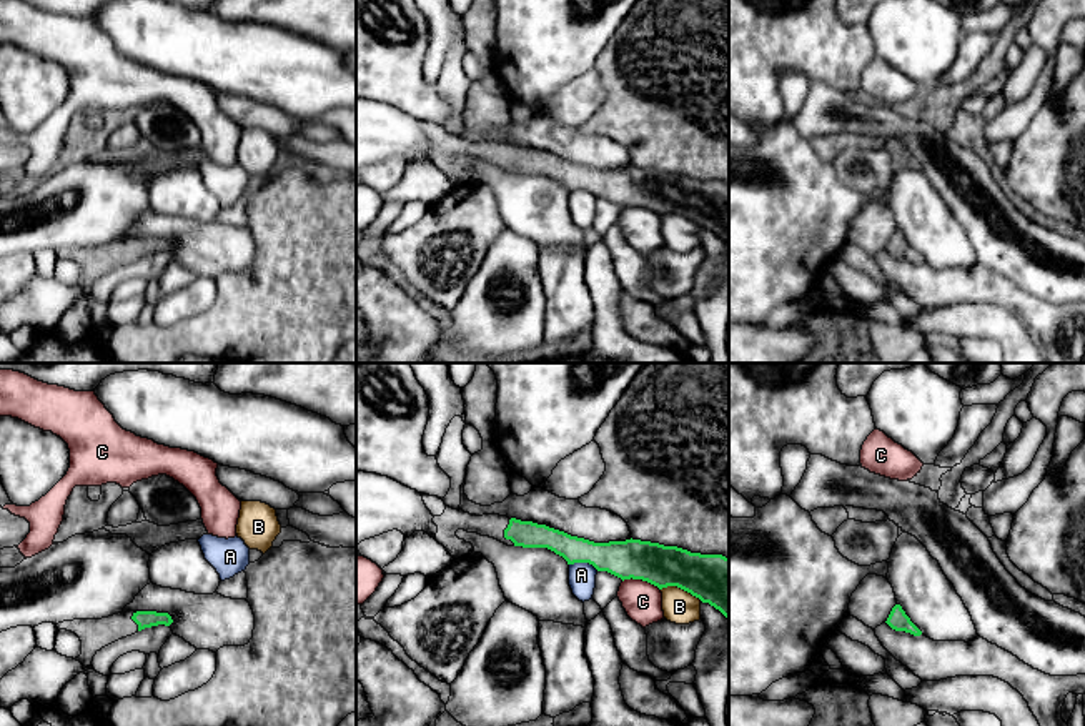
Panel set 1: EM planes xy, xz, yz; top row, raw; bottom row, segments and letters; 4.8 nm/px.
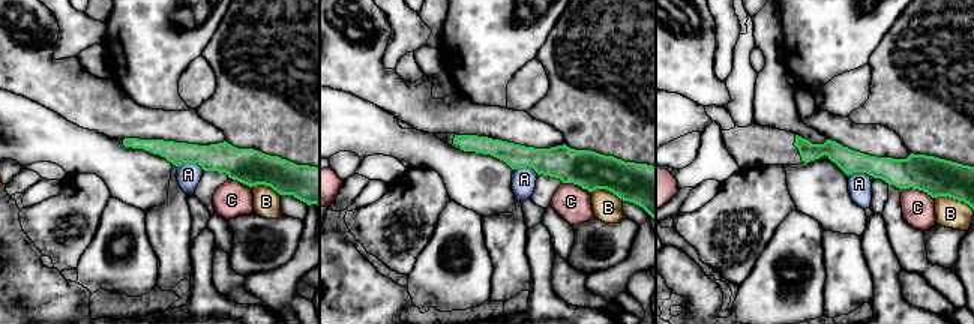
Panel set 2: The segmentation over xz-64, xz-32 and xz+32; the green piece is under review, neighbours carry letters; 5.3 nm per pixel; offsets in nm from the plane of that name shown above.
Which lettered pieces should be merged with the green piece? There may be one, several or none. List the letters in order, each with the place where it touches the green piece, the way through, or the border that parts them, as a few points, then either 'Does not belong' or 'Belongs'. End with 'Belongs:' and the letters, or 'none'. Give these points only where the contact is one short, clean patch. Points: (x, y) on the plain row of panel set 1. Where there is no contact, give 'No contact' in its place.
A: Touches green at xz (584, 188). Boundary: xz (569, 190), (591, 190), (598, 197). Does not belong
B: Touches green at xz (681, 215). Does not belong
C: Touches green at xz (641, 205). Boundary: xz (623, 207), (646, 207), (659, 217). Does not belong
Belongs: none

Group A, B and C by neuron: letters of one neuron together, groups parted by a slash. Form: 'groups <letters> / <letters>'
groups A / B / C

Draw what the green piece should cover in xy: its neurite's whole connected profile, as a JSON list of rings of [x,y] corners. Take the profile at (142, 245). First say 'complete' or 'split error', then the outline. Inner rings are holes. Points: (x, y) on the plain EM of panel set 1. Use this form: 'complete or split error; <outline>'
split error; [[[126,238],[102,246],[73,246],[58,250],[57,255],[75,260],[82,268],[82,281],[75,285],[92,293],[93,283],[105,273],[131,263],[145,255],[173,250],[168,240],[156,238]]]

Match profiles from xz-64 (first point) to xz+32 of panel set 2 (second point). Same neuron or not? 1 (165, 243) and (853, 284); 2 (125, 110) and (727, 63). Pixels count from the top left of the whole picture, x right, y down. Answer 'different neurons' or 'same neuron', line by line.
1: same neuron
2: different neurons

